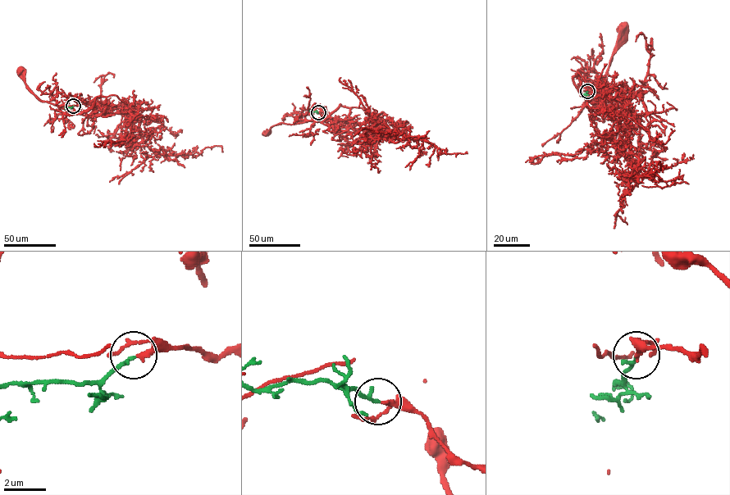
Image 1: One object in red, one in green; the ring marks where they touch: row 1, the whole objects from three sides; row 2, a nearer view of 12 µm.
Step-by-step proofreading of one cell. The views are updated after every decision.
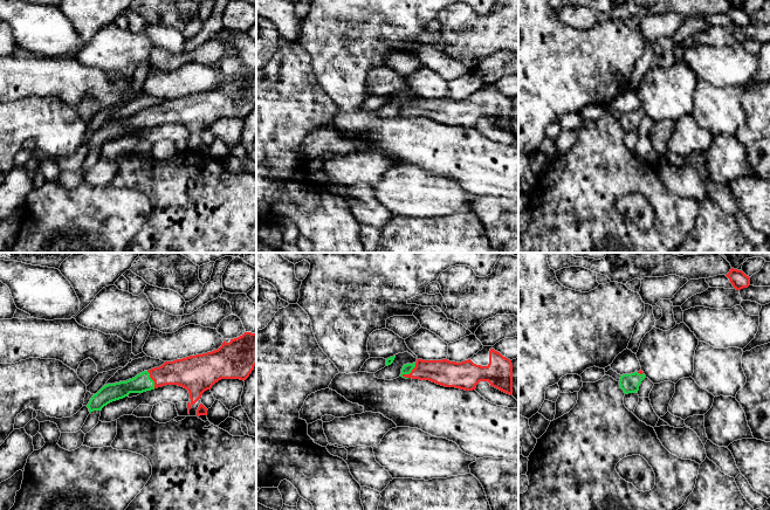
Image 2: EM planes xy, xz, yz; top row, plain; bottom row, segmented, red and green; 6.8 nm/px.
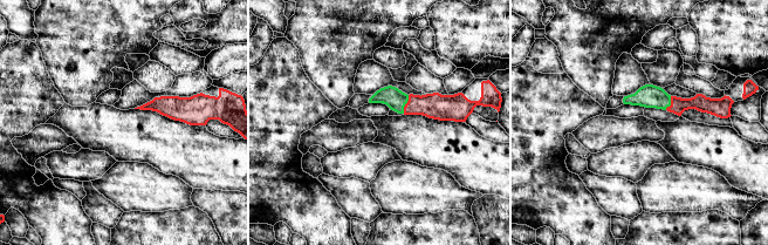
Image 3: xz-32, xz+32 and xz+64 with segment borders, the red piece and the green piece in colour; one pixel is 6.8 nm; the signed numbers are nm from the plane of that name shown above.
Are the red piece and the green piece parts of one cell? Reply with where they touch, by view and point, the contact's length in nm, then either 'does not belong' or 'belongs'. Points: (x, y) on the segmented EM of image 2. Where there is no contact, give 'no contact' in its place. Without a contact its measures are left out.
xz (411, 372) | 140 nm | belongs

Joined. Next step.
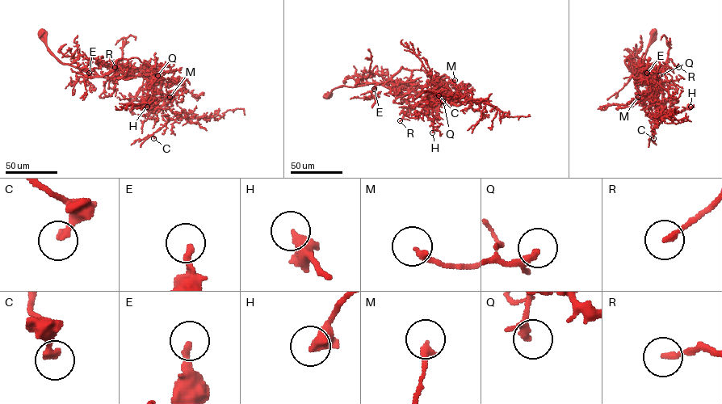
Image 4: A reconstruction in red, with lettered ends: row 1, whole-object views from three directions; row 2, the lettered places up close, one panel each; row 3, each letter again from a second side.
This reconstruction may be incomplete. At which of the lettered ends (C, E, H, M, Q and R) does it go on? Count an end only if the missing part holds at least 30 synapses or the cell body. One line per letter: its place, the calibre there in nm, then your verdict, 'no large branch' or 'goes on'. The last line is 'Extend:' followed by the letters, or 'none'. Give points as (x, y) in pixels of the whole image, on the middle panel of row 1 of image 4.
C: (438, 95) | 280 nm | no large branch
E: (374, 89) | 240 nm | no large branch
H: (432, 132) | 240 nm | no large branch
M: (455, 80) | 280 nm | no large branch
Q: (442, 101) | 220 nm | goes on
R: (400, 120) | 200 nm | no large branch
Extend: Q

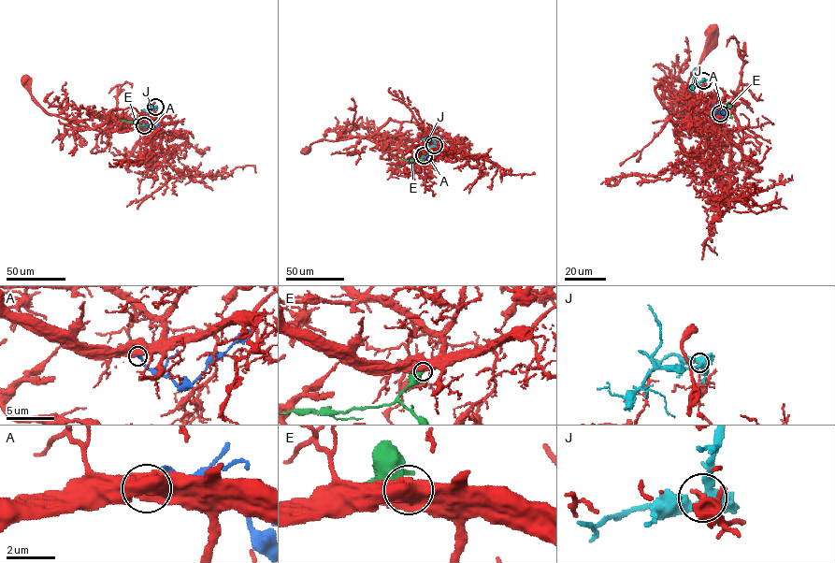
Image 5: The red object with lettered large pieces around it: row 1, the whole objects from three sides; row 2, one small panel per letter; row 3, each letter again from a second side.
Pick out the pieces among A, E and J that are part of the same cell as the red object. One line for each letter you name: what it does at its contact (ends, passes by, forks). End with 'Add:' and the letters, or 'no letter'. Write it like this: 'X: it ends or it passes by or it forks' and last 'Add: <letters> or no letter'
Add: no letter

